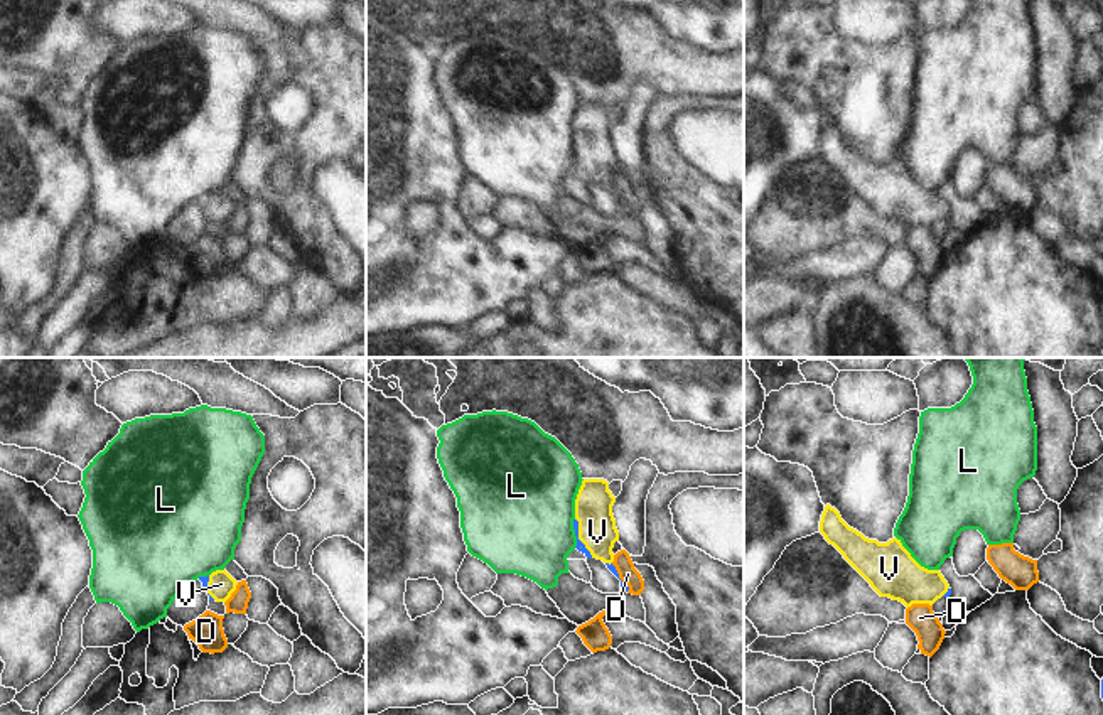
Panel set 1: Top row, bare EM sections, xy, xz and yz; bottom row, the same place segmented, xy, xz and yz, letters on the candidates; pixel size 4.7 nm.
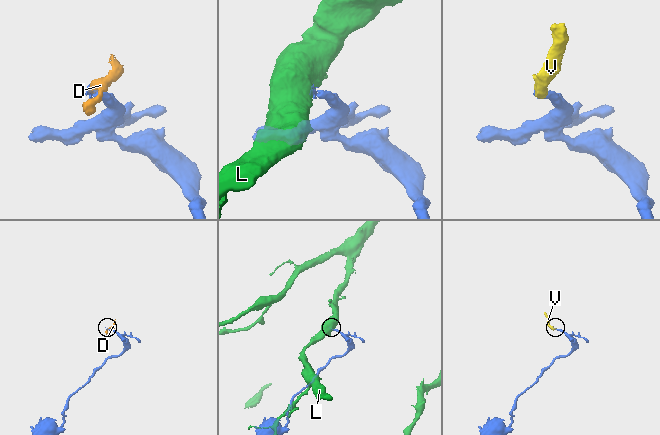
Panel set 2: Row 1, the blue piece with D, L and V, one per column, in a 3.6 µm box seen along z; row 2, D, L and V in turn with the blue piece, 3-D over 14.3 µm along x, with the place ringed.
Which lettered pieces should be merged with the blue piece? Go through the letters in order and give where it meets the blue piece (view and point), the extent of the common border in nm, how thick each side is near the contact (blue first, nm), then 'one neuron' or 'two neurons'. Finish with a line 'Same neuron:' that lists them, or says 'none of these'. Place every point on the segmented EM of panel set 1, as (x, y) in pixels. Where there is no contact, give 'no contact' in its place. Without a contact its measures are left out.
D: contact xz (618, 577); length 160 nm; calibres 40 and 90 nm; two neurons
L: contact xz (575, 533); length 140 nm; calibres 50 and 460 nm; two neurons
V: contact xz (577, 538); length 200 nm; calibres 50 and 180 nm; one neuron
Same neuron: V

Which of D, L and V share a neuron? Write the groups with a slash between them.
D / L / V

